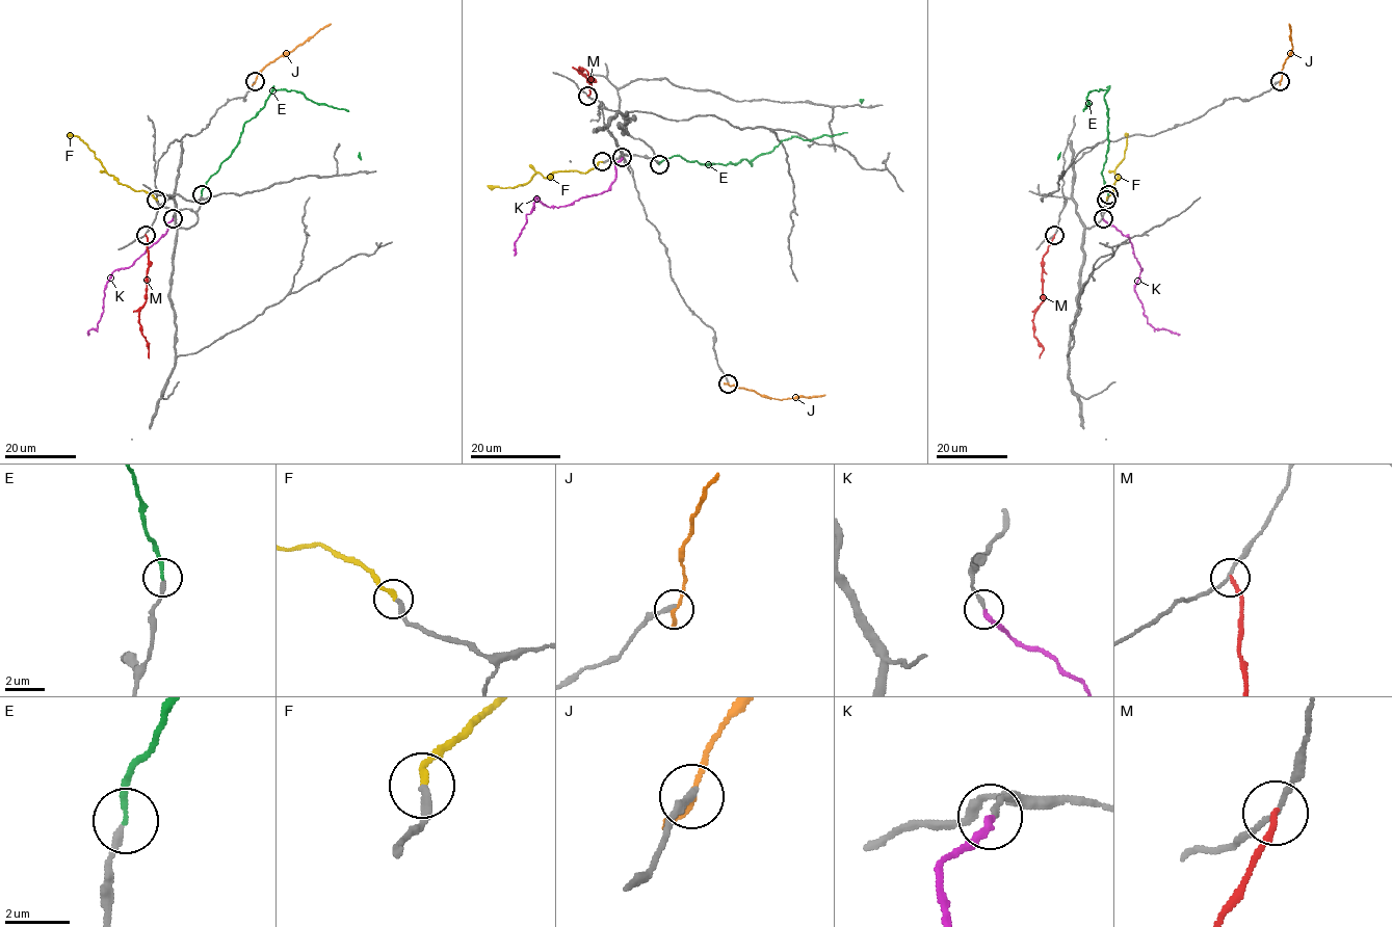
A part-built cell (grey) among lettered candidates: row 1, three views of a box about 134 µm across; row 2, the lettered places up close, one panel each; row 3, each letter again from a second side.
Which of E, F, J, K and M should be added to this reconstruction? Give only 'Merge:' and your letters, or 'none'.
Merge: E, F, K

